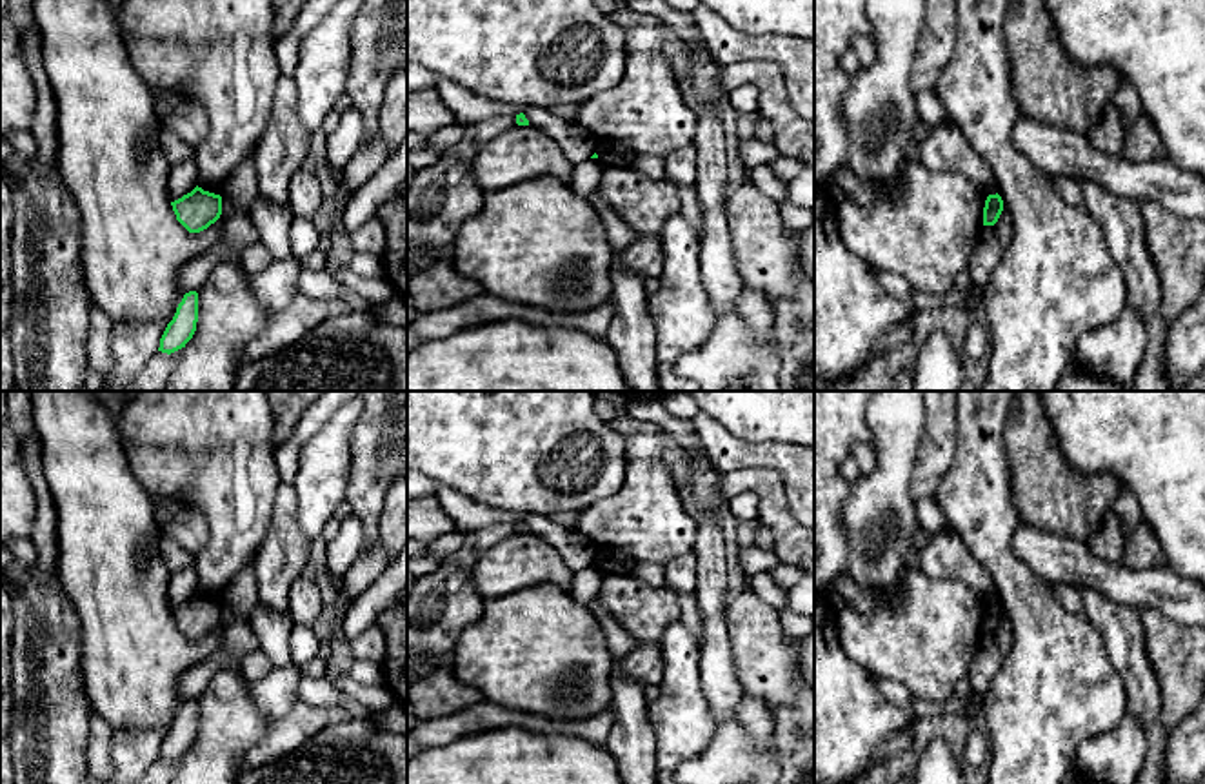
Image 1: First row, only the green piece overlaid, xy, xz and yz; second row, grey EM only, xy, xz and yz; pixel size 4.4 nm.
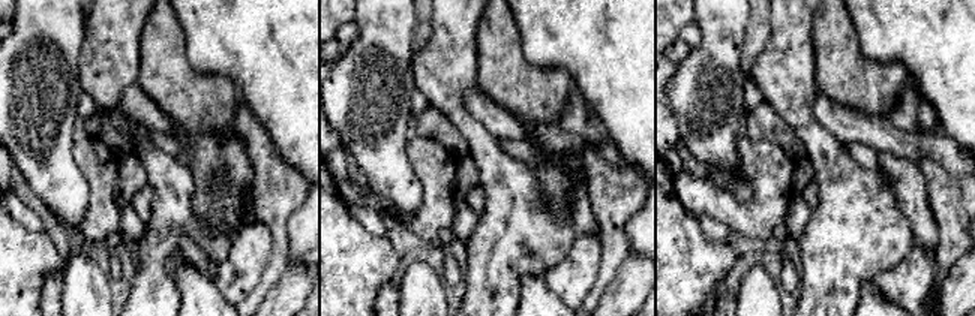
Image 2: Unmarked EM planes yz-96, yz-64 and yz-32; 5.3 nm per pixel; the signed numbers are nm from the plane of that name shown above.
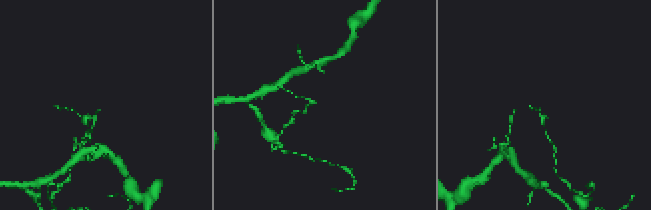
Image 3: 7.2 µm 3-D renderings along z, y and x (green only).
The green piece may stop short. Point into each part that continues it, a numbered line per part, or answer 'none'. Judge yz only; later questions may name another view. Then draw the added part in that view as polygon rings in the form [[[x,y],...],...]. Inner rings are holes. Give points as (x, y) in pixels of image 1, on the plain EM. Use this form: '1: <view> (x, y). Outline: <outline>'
none

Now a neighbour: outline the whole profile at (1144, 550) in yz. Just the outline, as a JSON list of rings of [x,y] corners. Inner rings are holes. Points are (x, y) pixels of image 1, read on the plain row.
[[[1147,522],[1132,531],[1123,564],[1130,569],[1169,568],[1169,558]]]

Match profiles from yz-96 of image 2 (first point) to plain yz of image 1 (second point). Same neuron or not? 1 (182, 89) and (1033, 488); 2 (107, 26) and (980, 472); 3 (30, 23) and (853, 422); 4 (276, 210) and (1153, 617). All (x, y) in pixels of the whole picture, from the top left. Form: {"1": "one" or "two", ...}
{"1": "one", "2": "one", "3": "two", "4": "one"}

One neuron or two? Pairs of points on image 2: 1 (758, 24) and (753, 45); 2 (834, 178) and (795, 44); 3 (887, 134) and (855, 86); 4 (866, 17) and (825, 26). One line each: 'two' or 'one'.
1: one
2: one
3: two
4: two

